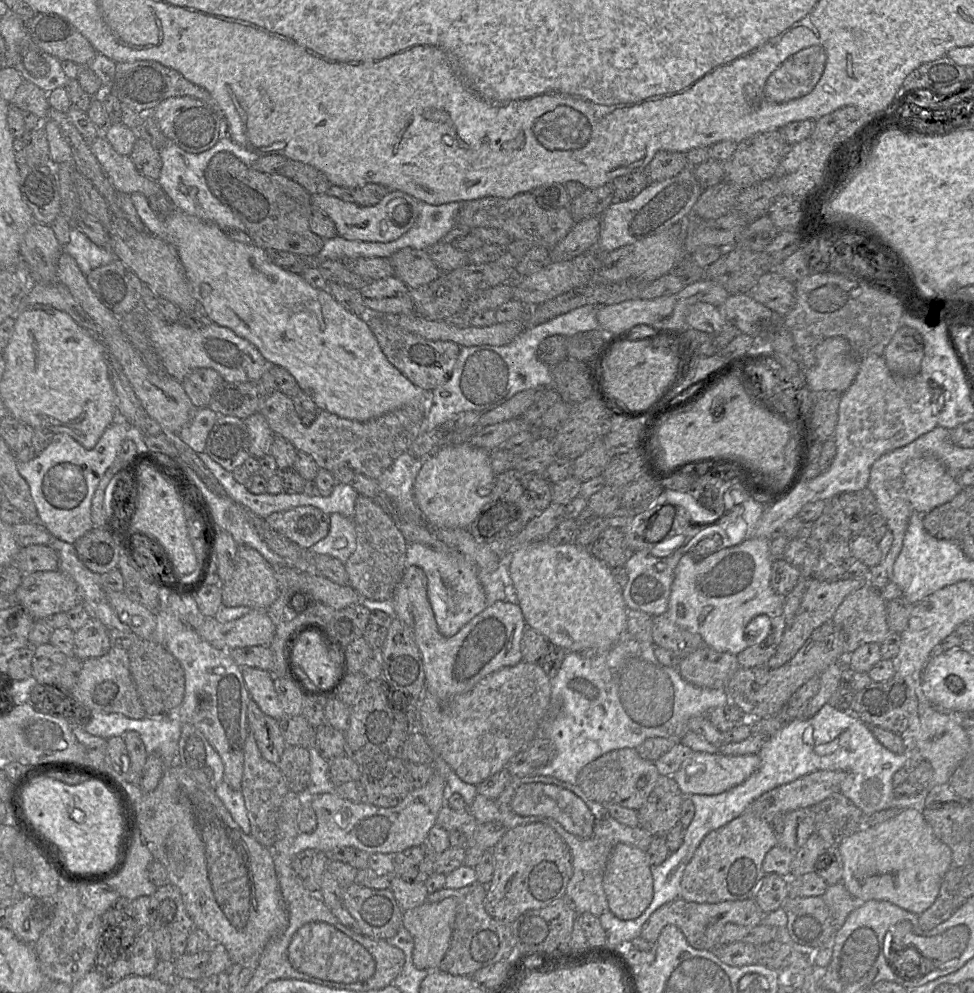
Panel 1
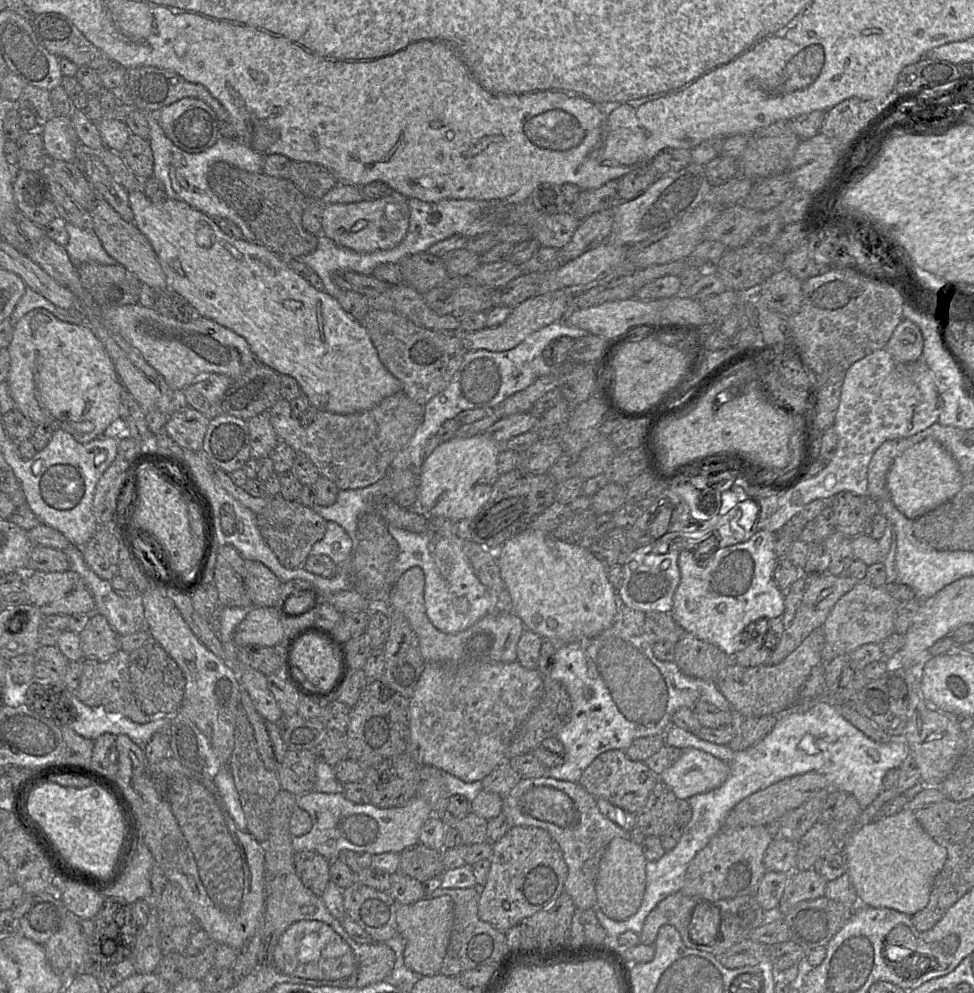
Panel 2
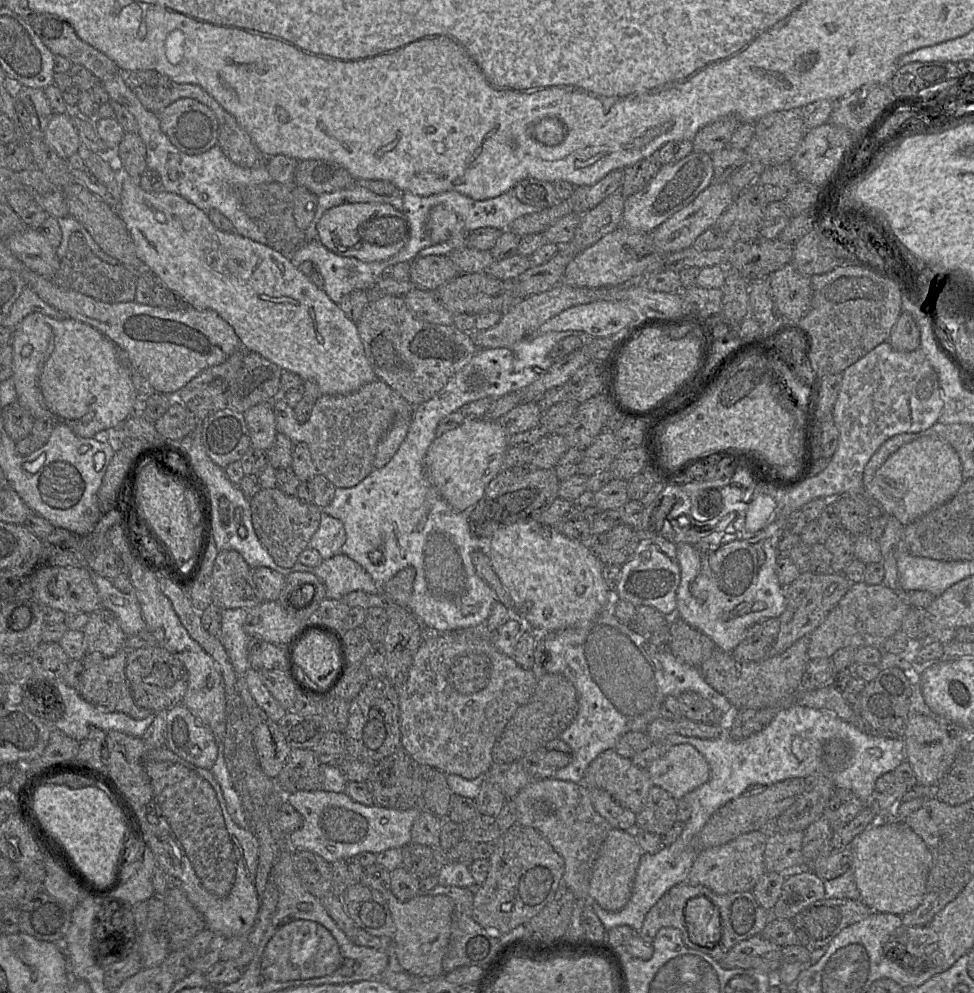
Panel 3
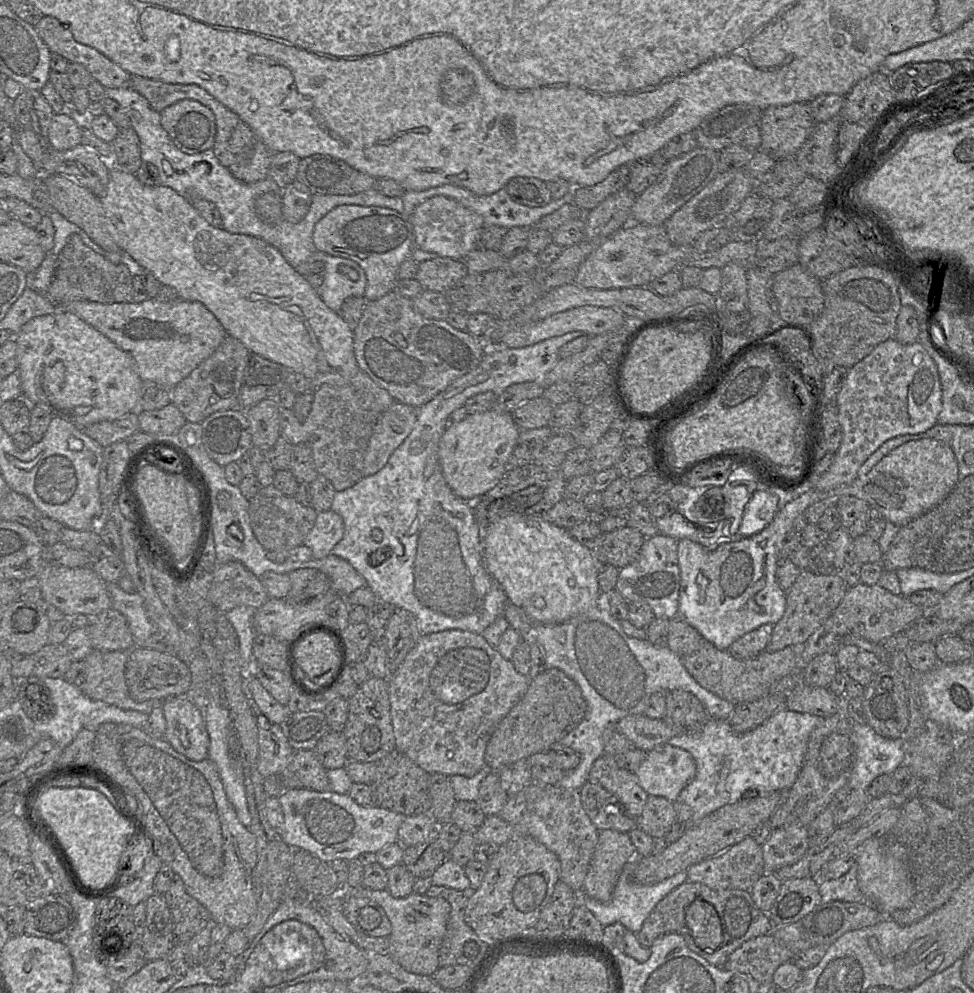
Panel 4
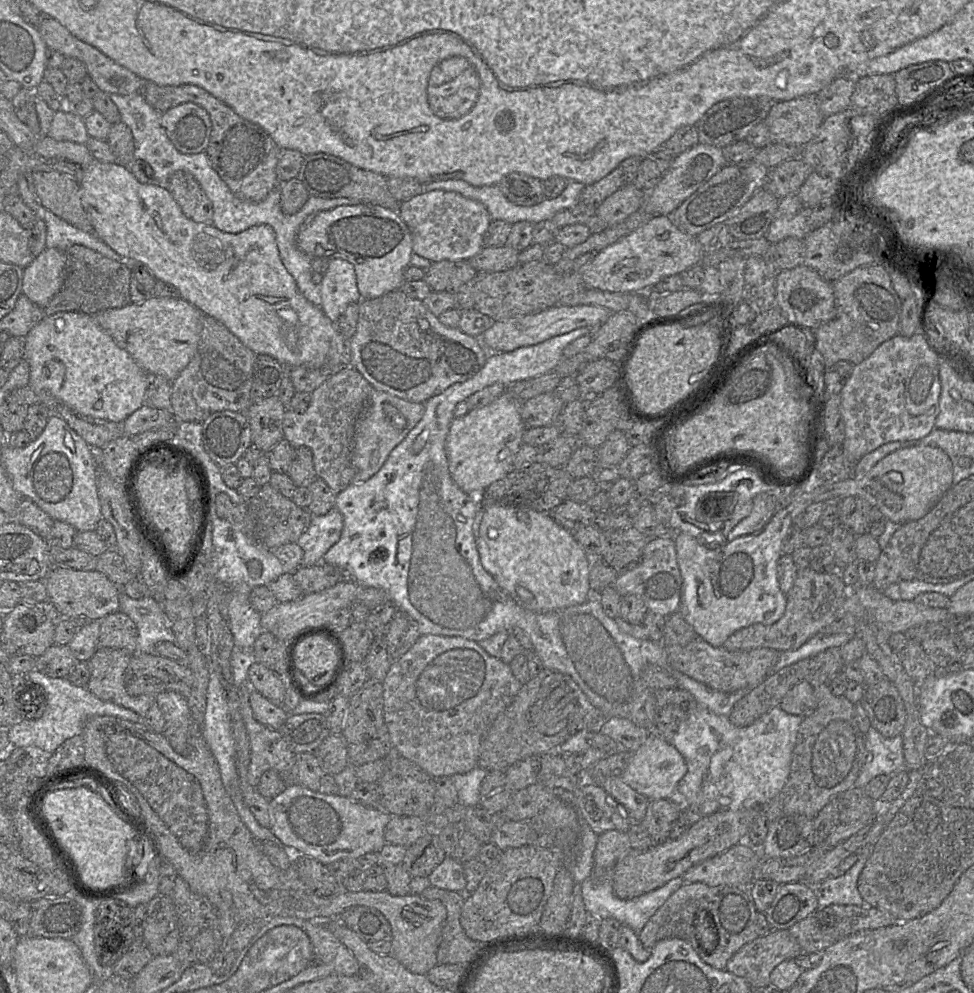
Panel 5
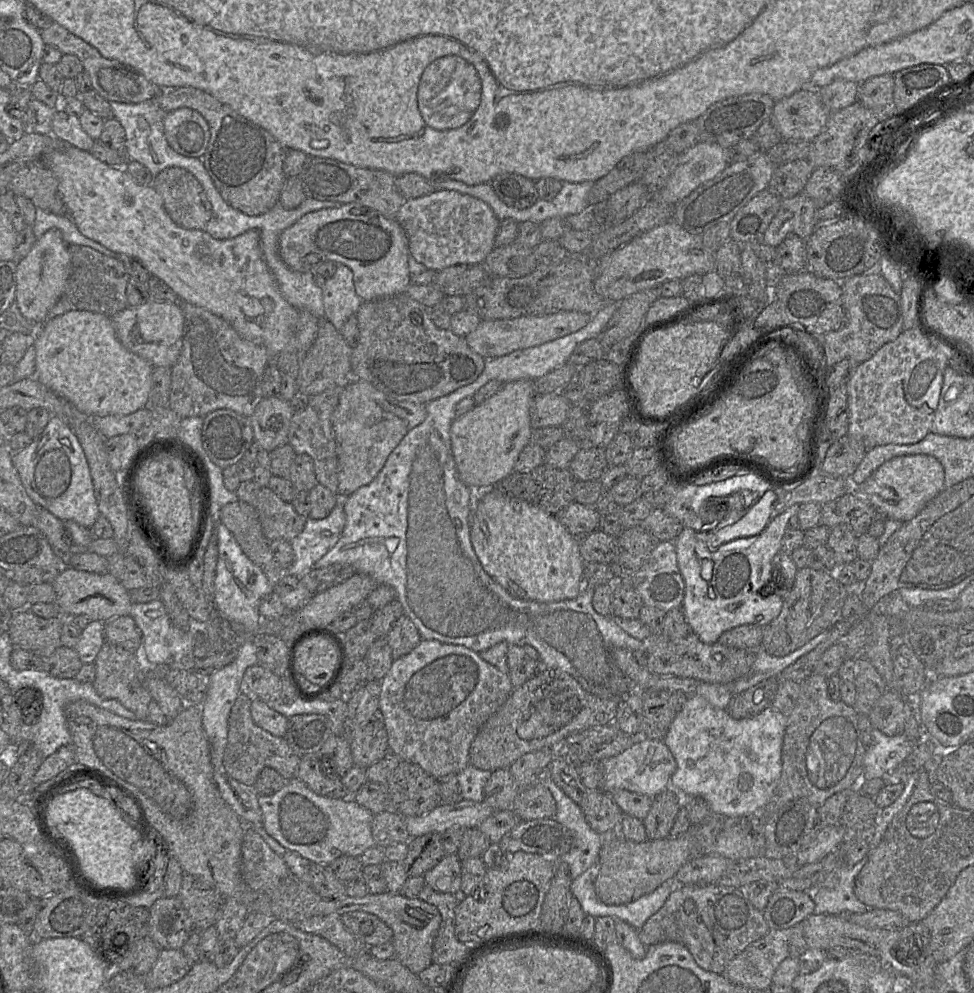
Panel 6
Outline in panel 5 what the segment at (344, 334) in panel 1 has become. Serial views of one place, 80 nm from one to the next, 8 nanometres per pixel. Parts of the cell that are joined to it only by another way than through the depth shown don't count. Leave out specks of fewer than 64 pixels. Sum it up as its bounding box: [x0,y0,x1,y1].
[78,159,350,368]

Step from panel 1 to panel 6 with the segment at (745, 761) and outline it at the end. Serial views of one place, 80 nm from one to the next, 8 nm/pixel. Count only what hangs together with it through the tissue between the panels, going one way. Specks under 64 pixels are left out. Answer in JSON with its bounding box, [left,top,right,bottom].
[601,738,677,798]

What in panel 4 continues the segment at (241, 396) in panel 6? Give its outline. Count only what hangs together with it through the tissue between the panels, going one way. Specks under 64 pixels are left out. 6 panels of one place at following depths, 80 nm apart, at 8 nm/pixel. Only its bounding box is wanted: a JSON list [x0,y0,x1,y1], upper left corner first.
[170,335,250,423]

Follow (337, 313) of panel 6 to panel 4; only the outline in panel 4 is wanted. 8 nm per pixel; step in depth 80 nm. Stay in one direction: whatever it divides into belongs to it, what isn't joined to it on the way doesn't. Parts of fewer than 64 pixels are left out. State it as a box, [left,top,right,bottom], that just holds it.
[307,250,367,312]

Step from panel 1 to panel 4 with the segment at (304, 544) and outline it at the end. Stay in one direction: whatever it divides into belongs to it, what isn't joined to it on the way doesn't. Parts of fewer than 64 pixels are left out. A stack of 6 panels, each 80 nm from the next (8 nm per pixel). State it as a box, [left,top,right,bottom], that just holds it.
[248,485,318,563]

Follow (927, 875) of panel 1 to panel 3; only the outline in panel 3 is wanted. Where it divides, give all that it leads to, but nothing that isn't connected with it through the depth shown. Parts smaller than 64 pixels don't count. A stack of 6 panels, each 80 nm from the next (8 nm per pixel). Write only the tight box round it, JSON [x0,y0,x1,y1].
[849,822,932,915]

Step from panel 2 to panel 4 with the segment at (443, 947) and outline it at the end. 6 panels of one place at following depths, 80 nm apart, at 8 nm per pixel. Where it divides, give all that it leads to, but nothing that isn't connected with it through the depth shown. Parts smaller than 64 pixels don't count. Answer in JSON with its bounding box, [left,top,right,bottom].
[349,887,451,976]

